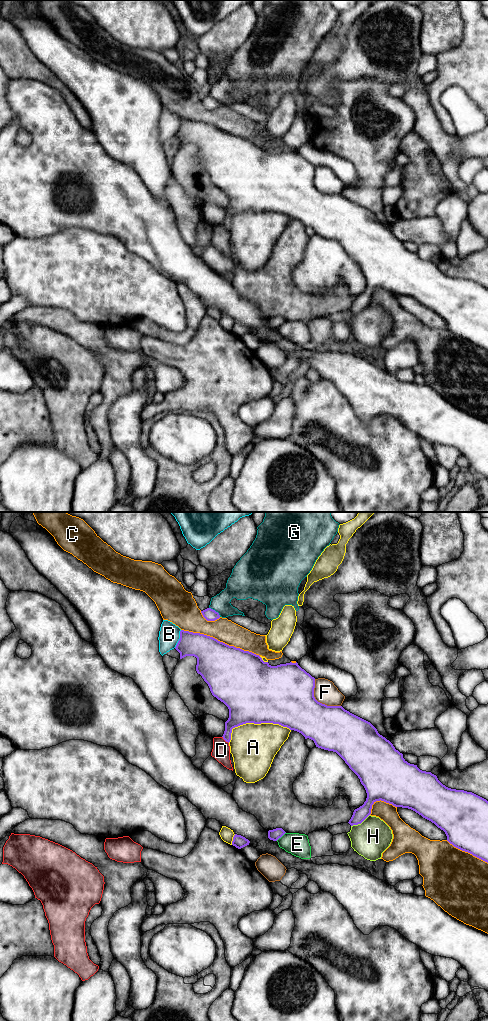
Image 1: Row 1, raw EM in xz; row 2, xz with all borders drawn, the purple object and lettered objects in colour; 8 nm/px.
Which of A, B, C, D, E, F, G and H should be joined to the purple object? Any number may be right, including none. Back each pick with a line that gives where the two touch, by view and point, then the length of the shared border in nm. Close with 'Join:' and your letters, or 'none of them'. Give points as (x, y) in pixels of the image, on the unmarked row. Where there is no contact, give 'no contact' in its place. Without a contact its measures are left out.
Join: none of them

